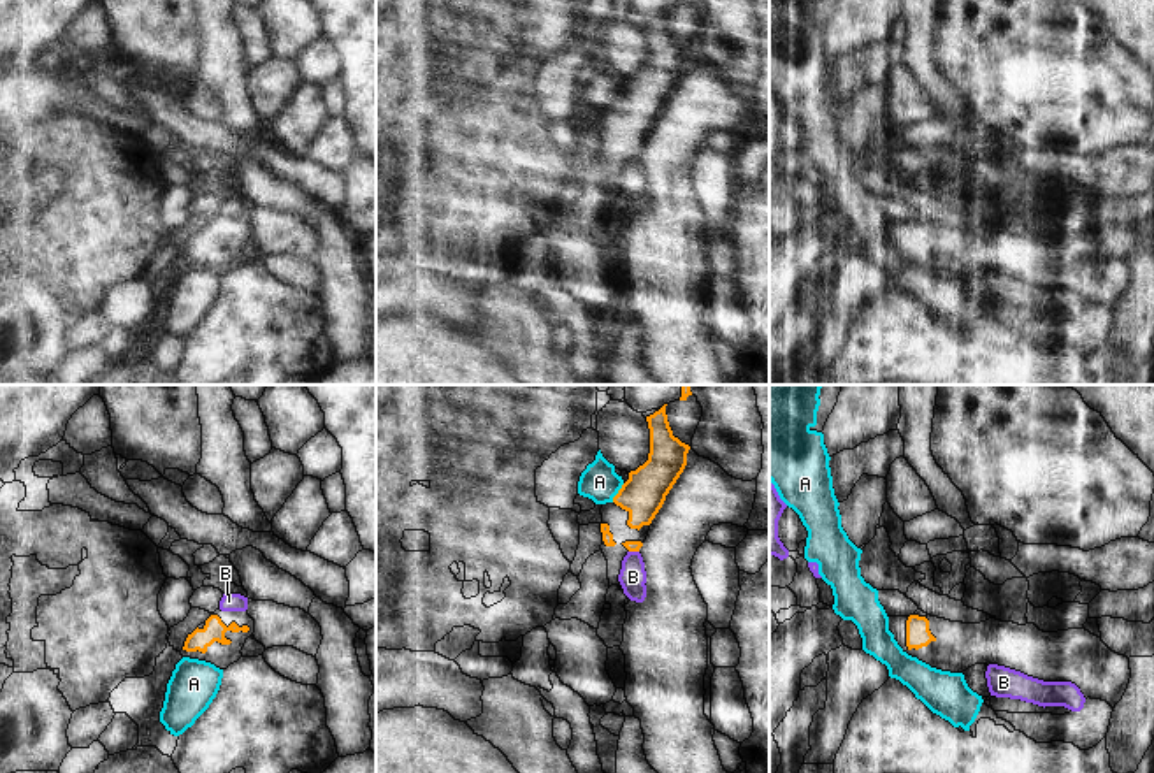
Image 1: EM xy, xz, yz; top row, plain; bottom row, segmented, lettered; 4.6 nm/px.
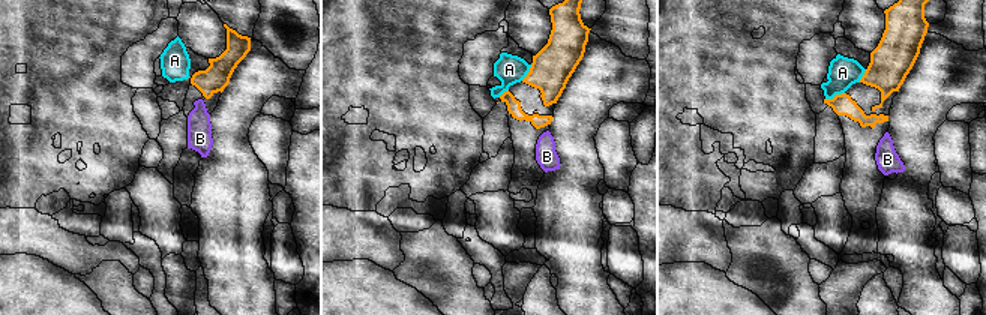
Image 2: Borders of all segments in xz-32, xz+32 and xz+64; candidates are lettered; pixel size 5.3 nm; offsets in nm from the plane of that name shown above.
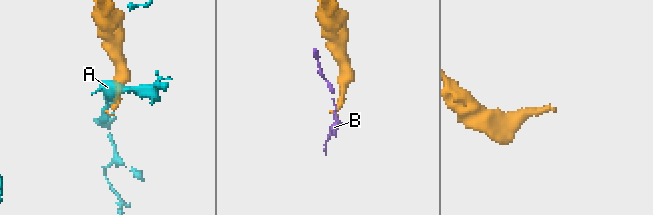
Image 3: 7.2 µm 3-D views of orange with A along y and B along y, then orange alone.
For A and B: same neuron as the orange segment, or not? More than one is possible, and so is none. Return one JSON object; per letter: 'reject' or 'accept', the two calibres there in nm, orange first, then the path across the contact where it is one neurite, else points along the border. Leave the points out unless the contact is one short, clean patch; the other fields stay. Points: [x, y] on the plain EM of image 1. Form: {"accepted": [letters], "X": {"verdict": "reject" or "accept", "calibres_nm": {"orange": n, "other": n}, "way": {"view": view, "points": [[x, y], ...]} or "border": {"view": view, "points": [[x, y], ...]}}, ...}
{"accepted": [], "A": {"verdict": "reject", "calibres_nm": {"orange": 200, "other": 170}, "border": {"view": "xz", "points": [[624, 90], [612, 108]]}}, "B": {"verdict": "reject", "calibres_nm": {"orange": 50, "other": 130}, "border": {"view": "xz", "points": [[629, 157], [638, 158]]}}}

